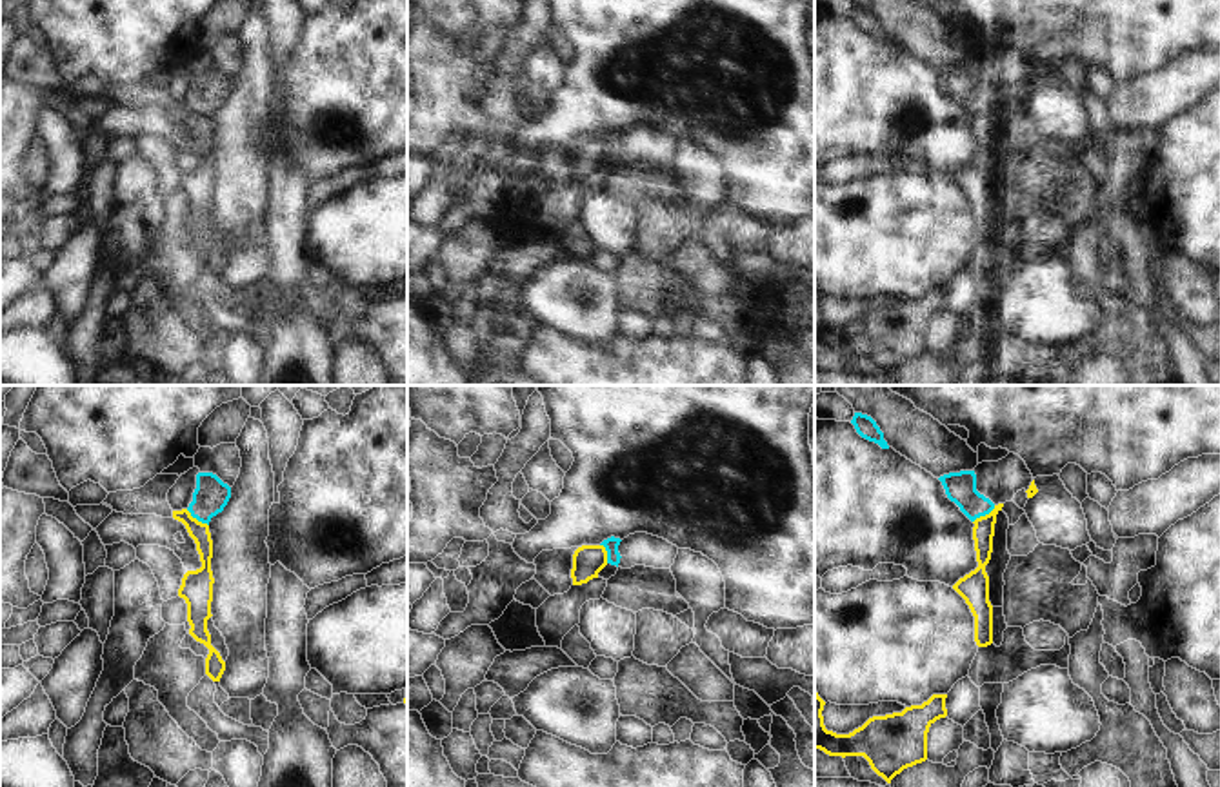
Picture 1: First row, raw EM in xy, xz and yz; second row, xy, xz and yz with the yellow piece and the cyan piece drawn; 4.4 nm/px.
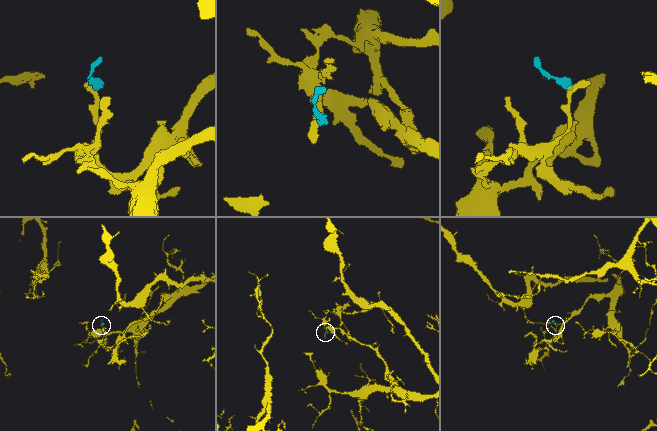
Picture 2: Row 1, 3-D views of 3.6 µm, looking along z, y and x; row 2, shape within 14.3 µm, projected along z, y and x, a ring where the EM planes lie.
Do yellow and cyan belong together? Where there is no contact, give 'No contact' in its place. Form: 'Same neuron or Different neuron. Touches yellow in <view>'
Different neuron. Touches yellow in xy

